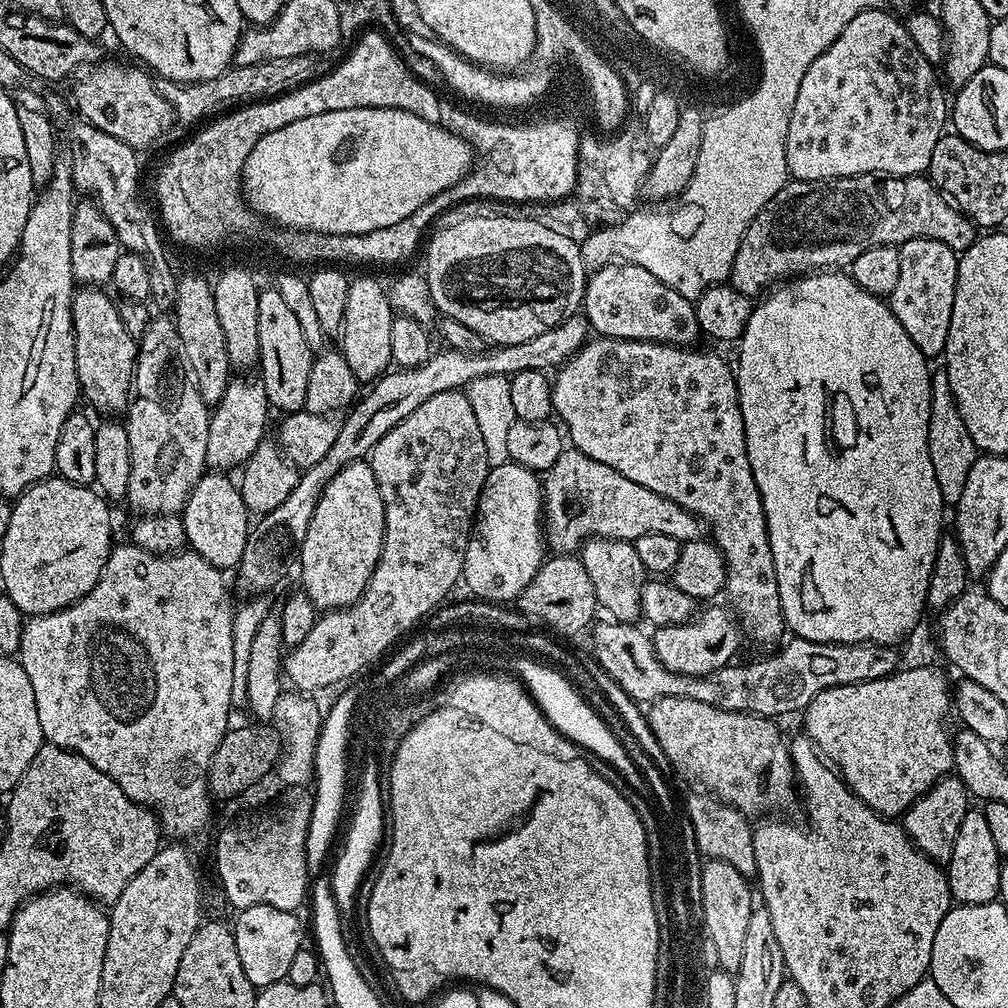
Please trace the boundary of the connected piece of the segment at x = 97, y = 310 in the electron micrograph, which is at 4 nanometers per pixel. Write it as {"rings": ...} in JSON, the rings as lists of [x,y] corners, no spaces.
{"rings":[[[84,286],[72,297],[74,322],[74,366],[83,399],[104,414],[127,413],[136,375],[138,340],[126,330],[117,301],[96,286]]]}

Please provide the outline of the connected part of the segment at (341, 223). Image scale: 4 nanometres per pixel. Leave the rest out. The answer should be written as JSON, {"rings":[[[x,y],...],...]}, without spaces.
{"rings":[[[399,107],[382,108],[354,108],[334,109],[328,113],[310,114],[310,118],[298,118],[298,122],[290,122],[284,128],[273,128],[261,136],[252,145],[252,152],[246,158],[242,173],[242,192],[246,197],[247,207],[261,216],[267,218],[271,223],[297,232],[321,232],[328,235],[354,235],[366,234],[367,231],[381,229],[382,226],[393,225],[402,218],[409,217],[413,208],[426,200],[432,192],[440,191],[445,184],[456,180],[457,176],[467,176],[473,167],[474,149],[467,144],[456,132],[449,132],[447,128],[440,127],[439,123],[432,123],[426,118],[420,118],[406,109]]]}

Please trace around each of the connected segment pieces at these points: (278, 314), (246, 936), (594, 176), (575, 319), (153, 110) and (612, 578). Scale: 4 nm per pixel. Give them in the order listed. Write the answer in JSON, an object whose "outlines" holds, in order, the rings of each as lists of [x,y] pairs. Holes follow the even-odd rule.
{"outlines":[[[[275,286],[263,289],[258,298],[258,346],[258,379],[264,385],[269,405],[275,411],[277,408],[280,414],[301,411],[306,402],[306,385],[310,383],[314,355],[306,346],[305,335],[296,315]]],[[[250,906],[239,909],[237,916],[240,917],[234,923],[236,949],[242,970],[246,970],[246,978],[250,978],[257,990],[285,979],[294,954],[298,954],[298,950],[306,944],[299,915],[296,912],[274,910],[274,906]]],[[[586,132],[581,135],[576,195],[553,202],[524,205],[530,220],[559,234],[565,234],[577,242],[602,227],[617,223],[617,217],[631,211],[651,168],[650,154],[648,156],[644,152],[617,152],[614,148],[604,148],[598,140],[599,135],[594,134]]],[[[583,315],[569,316],[556,327],[545,334],[532,338],[529,342],[506,344],[503,346],[488,346],[482,352],[463,352],[445,347],[444,352],[433,351],[426,362],[413,368],[397,367],[389,370],[371,385],[368,393],[361,395],[353,403],[350,411],[339,421],[338,438],[334,438],[334,446],[330,446],[326,458],[312,468],[300,472],[300,481],[294,486],[290,498],[278,506],[278,510],[270,510],[265,516],[259,517],[251,525],[246,542],[246,550],[238,565],[240,572],[240,588],[244,594],[264,594],[284,576],[288,563],[293,563],[299,553],[300,544],[306,538],[306,530],[310,528],[310,518],[314,518],[314,506],[318,506],[320,496],[325,486],[338,470],[342,470],[354,460],[364,460],[371,457],[374,446],[398,422],[402,422],[422,402],[434,398],[434,394],[455,392],[467,389],[470,382],[486,376],[512,377],[522,370],[538,369],[547,371],[558,368],[576,353],[588,340],[587,321]],[[364,396],[364,397],[363,397]],[[349,415],[349,416],[348,416]],[[348,416],[348,417],[347,417]]],[[[104,63],[89,67],[76,84],[76,108],[84,115],[83,123],[93,124],[110,134],[110,138],[118,138],[118,142],[126,142],[126,146],[137,150],[158,143],[174,128],[172,103],[160,93],[157,81],[143,67],[123,68],[120,64]]],[[[593,536],[585,540],[578,553],[586,574],[594,585],[597,605],[604,608],[609,617],[621,622],[632,622],[640,616],[640,592],[644,589],[646,573],[638,558],[638,550],[631,540],[611,540]]]]}

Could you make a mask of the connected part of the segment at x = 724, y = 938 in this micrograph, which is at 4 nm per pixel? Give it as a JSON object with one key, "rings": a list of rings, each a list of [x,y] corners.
{"rings":[[[705,859],[701,867],[701,892],[702,892],[702,914],[704,915],[704,924],[714,948],[712,955],[716,958],[719,971],[736,973],[738,966],[742,966],[742,953],[746,943],[746,929],[750,923],[750,914],[754,911],[754,903],[752,904],[752,892],[748,889],[749,879],[742,874],[738,874],[738,870],[734,870],[734,866],[730,866],[730,862],[722,862],[721,860]]]}

